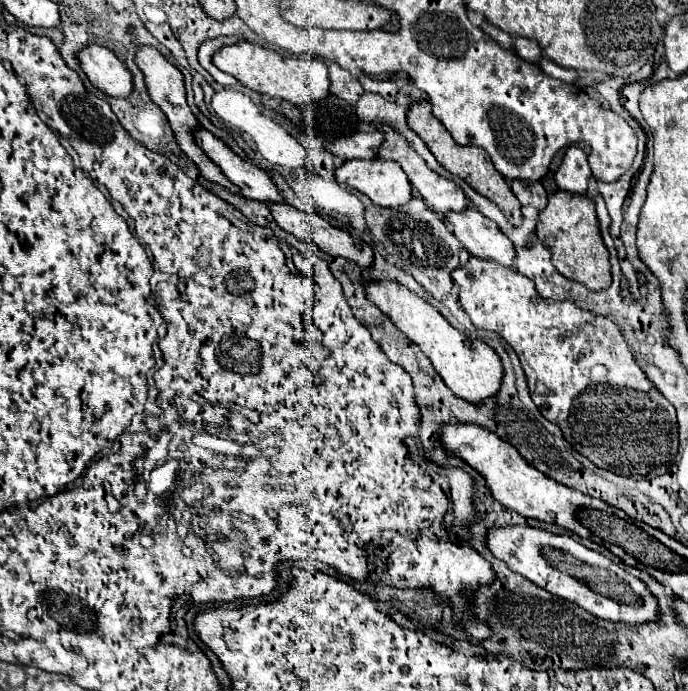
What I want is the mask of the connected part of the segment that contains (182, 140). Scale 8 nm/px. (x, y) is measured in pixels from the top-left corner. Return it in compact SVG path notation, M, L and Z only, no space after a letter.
M146 44L136 46L134 62L136 62L136 66L142 70L142 74L144 74L144 80L146 80L144 84L146 84L146 88L148 88L150 98L162 108L162 112L164 112L166 118L170 120L170 126L172 126L172 130L174 130L174 134L176 134L176 140L178 140L180 148L194 160L194 164L200 168L200 174L204 174L204 178L208 178L208 180L212 180L212 182L216 182L216 184L222 184L222 186L228 188L232 194L234 194L234 192L240 194L240 190L236 190L236 186L234 186L232 182L224 180L224 174L220 172L220 168L216 168L216 164L212 164L212 160L208 160L208 156L204 156L204 152L200 152L198 144L194 144L192 130L194 130L196 126L200 126L200 124L198 124L198 120L194 118L190 106L186 104L186 92L184 92L184 76L182 76L182 72L180 72L174 64L170 64L156 48L146 46Z

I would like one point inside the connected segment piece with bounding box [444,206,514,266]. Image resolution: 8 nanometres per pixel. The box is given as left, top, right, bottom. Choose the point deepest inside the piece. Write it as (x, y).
(480, 238)

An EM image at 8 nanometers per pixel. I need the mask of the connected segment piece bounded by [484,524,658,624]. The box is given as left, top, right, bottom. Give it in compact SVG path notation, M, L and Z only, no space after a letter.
M508 524L490 528L484 544L492 556L506 562L512 572L528 578L540 588L546 588L554 596L578 604L598 618L628 624L646 624L658 620L656 598L638 578L628 574L610 558L572 540L568 534L552 534L542 528Z

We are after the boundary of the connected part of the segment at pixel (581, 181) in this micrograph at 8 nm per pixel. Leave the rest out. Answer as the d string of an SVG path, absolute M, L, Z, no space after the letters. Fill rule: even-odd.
M570 146L562 158L562 164L558 166L558 172L554 174L556 184L566 192L586 196L590 178L592 178L592 172L590 172L586 154L580 148Z

